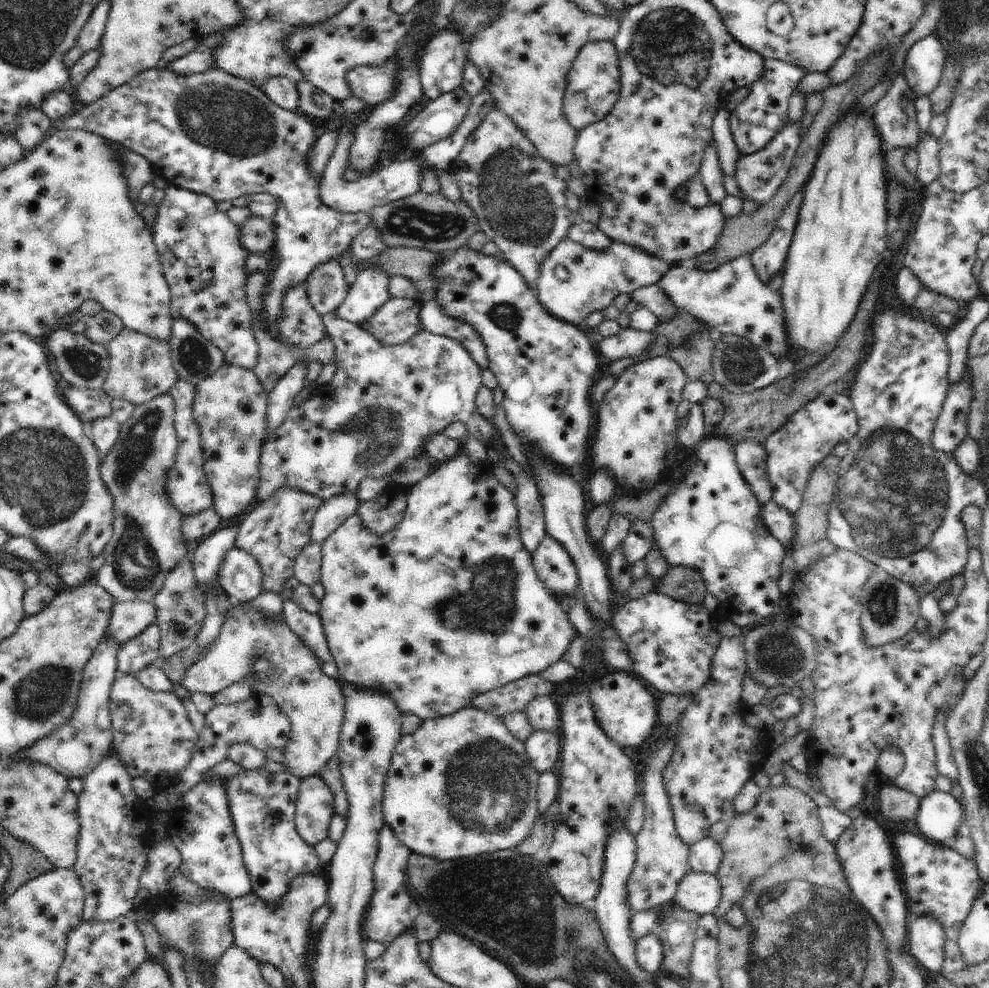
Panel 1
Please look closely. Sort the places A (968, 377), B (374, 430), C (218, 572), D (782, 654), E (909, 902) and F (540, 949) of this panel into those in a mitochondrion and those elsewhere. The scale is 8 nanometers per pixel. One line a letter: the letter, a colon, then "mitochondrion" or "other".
A: other
B: mitochondrion
C: other
D: mitochondrion
E: other
F: mitochondrion

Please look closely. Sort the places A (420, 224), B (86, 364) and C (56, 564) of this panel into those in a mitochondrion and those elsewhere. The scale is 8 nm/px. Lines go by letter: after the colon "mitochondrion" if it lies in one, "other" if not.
A: mitochondrion
B: mitochondrion
C: other

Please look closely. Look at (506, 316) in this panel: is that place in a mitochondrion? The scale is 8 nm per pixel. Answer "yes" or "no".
yes

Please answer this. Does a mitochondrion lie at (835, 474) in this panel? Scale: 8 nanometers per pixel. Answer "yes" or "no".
yes

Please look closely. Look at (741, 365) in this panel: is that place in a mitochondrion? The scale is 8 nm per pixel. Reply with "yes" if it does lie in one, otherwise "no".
yes

